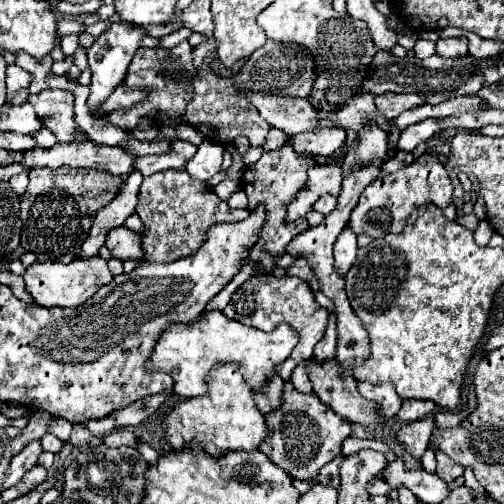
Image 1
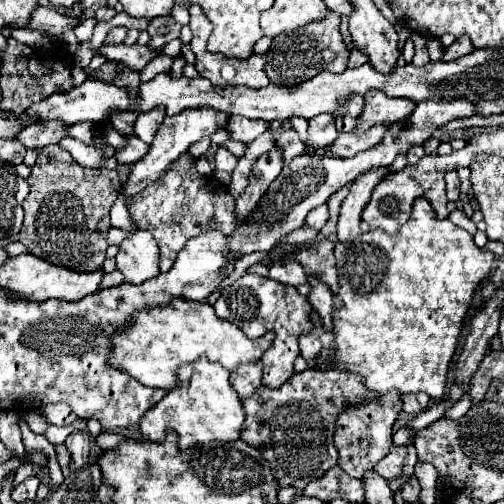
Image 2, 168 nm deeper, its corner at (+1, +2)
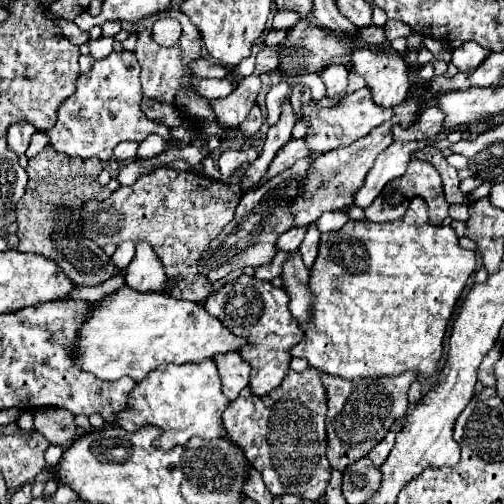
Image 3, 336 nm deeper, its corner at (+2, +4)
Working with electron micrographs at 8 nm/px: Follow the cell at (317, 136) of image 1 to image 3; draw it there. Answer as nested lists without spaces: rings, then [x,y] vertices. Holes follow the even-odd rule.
[[[423,108],[419,114],[419,120],[415,124],[411,124],[407,130],[401,126],[393,126],[393,140],[395,142],[411,142],[411,140],[429,140],[441,132],[445,132],[443,128],[443,120],[445,114],[439,108]]]

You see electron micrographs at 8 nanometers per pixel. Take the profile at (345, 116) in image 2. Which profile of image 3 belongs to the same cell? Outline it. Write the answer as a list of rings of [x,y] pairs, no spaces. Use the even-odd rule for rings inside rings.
[[[329,64],[329,66],[325,66],[325,72],[321,72],[319,76],[327,86],[327,96],[329,98],[341,96],[345,92],[345,88],[347,88],[347,68],[345,66]]]

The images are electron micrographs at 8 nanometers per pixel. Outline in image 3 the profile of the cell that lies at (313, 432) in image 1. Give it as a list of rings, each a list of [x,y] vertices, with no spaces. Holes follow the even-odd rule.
[[[317,368],[293,372],[267,396],[255,396],[249,388],[225,408],[225,430],[237,442],[255,470],[261,472],[265,486],[273,496],[295,494],[305,500],[319,500],[329,484],[331,464],[325,456],[327,394]]]

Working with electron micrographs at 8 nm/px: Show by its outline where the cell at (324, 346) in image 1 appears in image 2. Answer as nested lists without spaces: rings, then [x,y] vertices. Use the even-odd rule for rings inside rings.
[[[308,276],[308,282],[312,286],[312,292],[308,296],[308,300],[312,302],[312,308],[320,314],[322,318],[322,328],[326,332],[332,332],[334,330],[334,322],[332,322],[332,312],[334,312],[334,296],[332,292],[328,290],[326,284],[314,280]]]

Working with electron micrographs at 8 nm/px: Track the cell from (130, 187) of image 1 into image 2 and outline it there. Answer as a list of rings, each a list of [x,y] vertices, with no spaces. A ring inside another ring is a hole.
[[[190,108],[190,110],[184,110],[184,112],[176,114],[176,116],[166,116],[164,122],[162,122],[162,126],[156,132],[152,144],[150,144],[148,154],[132,166],[132,170],[128,174],[128,180],[122,186],[124,188],[122,190],[124,200],[128,202],[134,194],[138,194],[138,190],[144,190],[150,182],[154,182],[166,170],[170,170],[170,166],[178,160],[178,156],[182,152],[186,152],[190,148],[190,144],[194,144],[194,142],[198,142],[202,138],[210,138],[216,130],[224,128],[226,122],[228,122],[228,118],[230,118],[228,114],[222,114],[222,112],[212,110],[212,108]]]

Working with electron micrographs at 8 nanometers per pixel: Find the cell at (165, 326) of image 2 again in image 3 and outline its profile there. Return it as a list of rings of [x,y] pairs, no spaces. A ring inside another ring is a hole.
[[[123,286],[93,304],[75,340],[73,362],[99,380],[113,382],[121,376],[129,376],[141,382],[151,370],[165,362],[201,362],[215,354],[235,352],[245,346],[245,342],[247,340],[235,336],[217,318],[207,314],[201,304]]]

